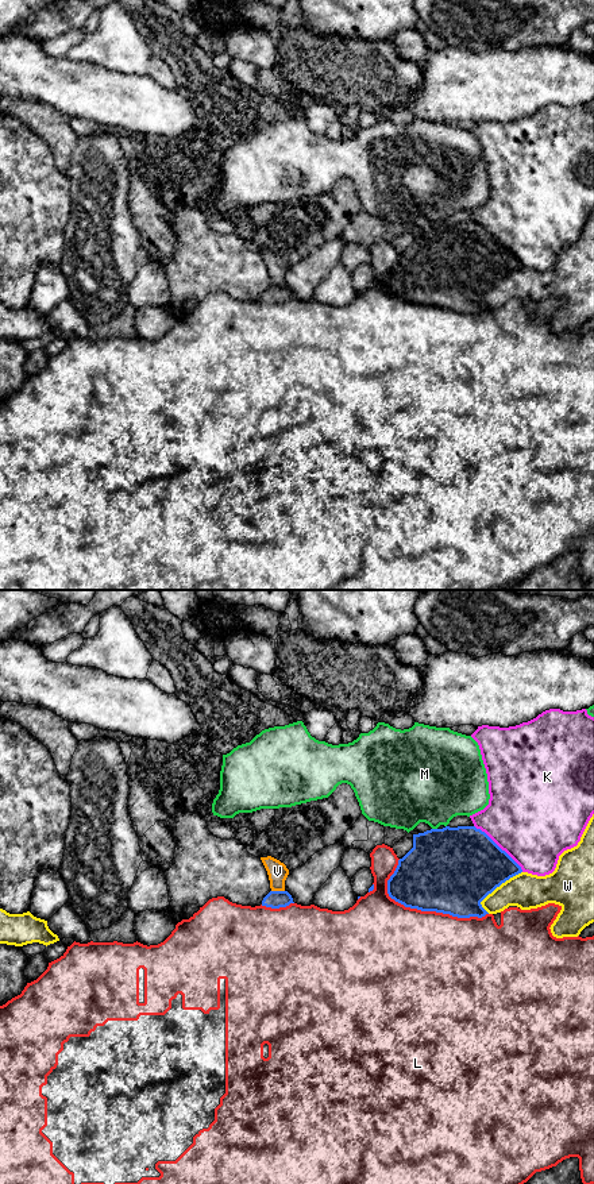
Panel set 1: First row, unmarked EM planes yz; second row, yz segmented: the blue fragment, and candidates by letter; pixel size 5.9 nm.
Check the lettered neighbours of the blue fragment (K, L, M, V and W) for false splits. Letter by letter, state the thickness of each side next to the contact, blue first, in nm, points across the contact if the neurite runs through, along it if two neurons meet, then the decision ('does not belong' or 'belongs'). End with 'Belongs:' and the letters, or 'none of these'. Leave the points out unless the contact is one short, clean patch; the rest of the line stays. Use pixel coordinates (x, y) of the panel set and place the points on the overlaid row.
K: 460/500 nm | does not belong
L: 500/500 nm | does not belong
M: 480/420 nm | does not belong
V: 110/120 nm | along yz (272, 890), (284, 891) | does not belong
W: 480/220 nm | does not belong
Belongs: none of these

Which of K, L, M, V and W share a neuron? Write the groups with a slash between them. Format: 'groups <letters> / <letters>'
groups K / L / M / V / W

